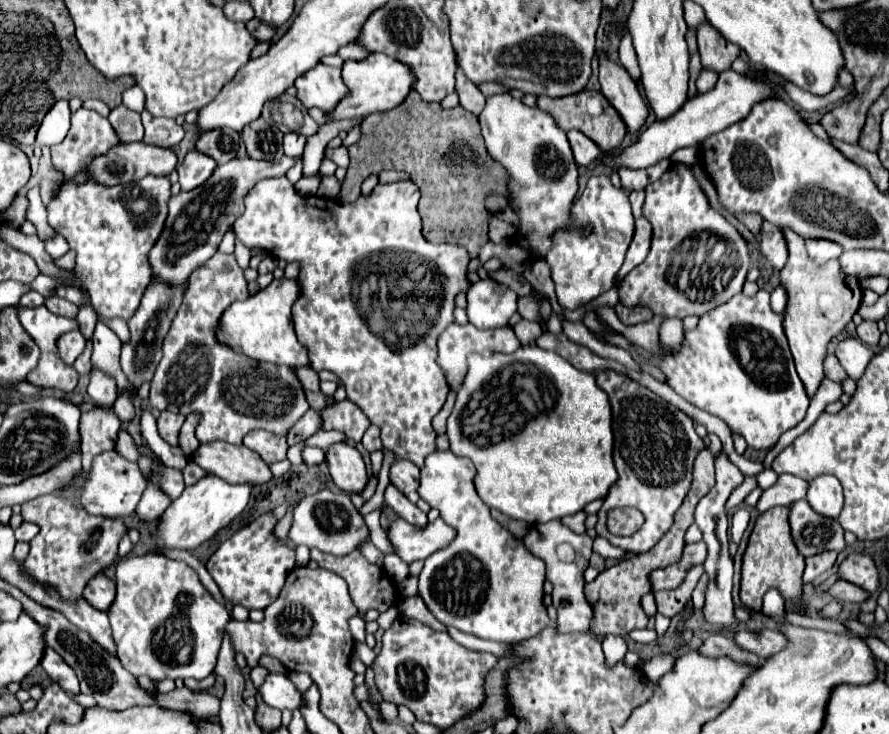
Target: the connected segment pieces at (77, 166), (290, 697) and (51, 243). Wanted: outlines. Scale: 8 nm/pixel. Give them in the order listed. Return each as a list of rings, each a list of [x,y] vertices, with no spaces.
[[[79,108],[77,112],[73,112],[71,116],[71,130],[67,134],[67,138],[53,146],[51,148],[51,156],[53,156],[53,164],[57,168],[57,172],[61,176],[73,176],[77,174],[79,170],[85,170],[85,166],[89,164],[91,158],[99,156],[99,154],[105,154],[111,146],[115,146],[119,142],[113,126],[109,124],[107,118],[99,116],[97,112],[93,110],[87,110],[87,108]]]
[[[269,674],[265,682],[257,688],[265,704],[279,710],[299,709],[301,706],[301,692],[295,690],[287,674]]]
[[[57,234],[55,238],[47,240],[47,244],[45,244],[45,250],[51,254],[51,258],[61,258],[61,256],[63,256],[63,254],[69,250],[69,246],[67,246],[65,238],[63,238],[61,234]]]

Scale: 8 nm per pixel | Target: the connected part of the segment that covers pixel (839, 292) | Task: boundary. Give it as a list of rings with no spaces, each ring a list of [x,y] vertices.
[[[783,228],[783,236],[789,248],[787,264],[779,272],[781,286],[787,292],[783,326],[785,326],[785,336],[789,340],[789,348],[791,348],[799,378],[805,384],[807,394],[813,396],[819,382],[823,380],[823,360],[827,356],[827,344],[831,342],[831,338],[843,332],[843,328],[851,322],[853,314],[857,312],[861,304],[861,286],[849,280],[839,266],[813,264],[807,256],[803,238],[797,236],[793,230]]]

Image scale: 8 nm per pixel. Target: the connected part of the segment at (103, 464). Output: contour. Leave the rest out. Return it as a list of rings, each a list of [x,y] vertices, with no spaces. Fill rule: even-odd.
[[[103,452],[93,460],[93,470],[83,486],[81,504],[87,508],[87,512],[95,516],[129,516],[135,514],[137,504],[141,500],[143,490],[147,488],[147,478],[139,470],[137,464],[125,460],[117,452]]]

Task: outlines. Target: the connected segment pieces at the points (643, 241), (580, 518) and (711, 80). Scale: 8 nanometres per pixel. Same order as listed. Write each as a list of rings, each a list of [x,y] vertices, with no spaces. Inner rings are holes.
[[[637,218],[635,220],[635,236],[627,250],[625,262],[619,270],[619,278],[625,276],[627,272],[631,272],[637,264],[641,264],[645,260],[645,256],[649,252],[649,242],[651,242],[651,224],[645,218]]]
[[[577,512],[577,514],[573,514],[573,516],[563,516],[561,522],[563,522],[567,528],[571,528],[573,532],[577,532],[577,534],[585,534],[585,514],[583,514],[583,512]]]
[[[701,70],[701,76],[697,78],[697,90],[699,90],[701,94],[703,94],[703,92],[709,92],[709,90],[713,90],[715,82],[717,82],[717,74],[715,74],[715,72],[711,72],[711,70]]]

